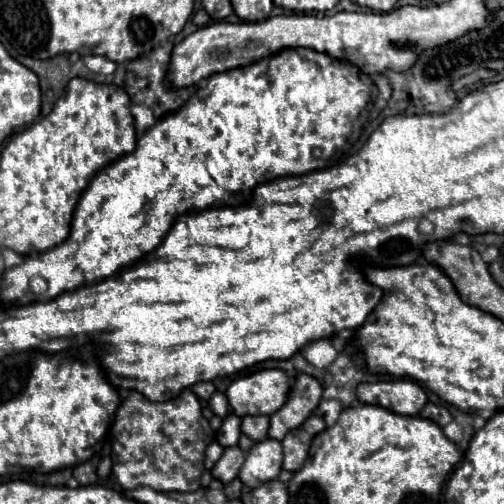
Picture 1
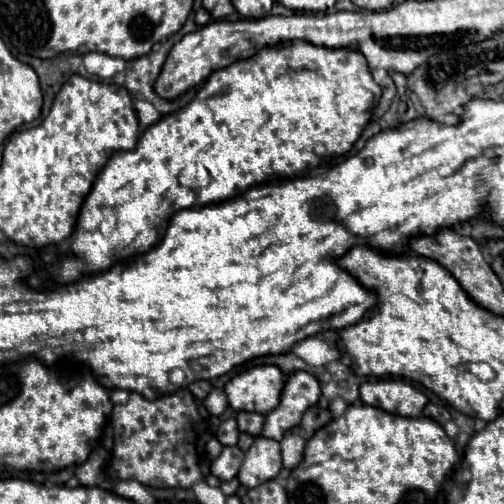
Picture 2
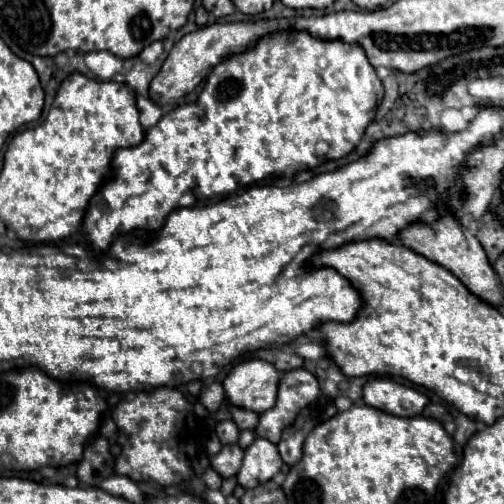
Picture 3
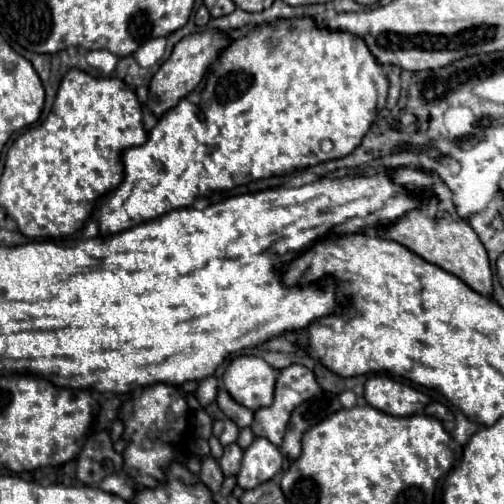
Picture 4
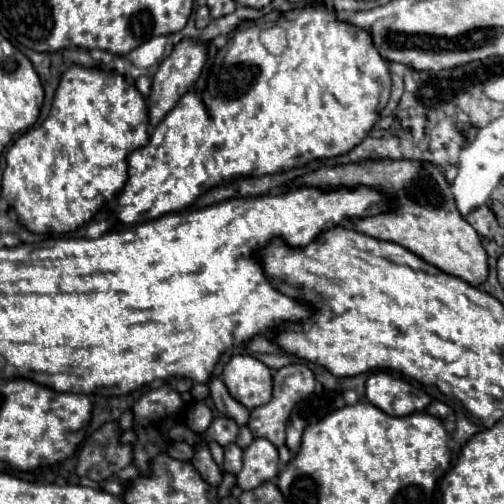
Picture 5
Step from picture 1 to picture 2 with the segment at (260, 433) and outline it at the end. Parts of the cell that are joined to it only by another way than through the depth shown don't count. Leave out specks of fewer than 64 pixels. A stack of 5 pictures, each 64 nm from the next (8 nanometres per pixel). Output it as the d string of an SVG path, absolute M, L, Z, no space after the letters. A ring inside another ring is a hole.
M238 412L236 414L236 422L240 432L248 432L252 436L258 436L264 424L264 416L258 412Z

